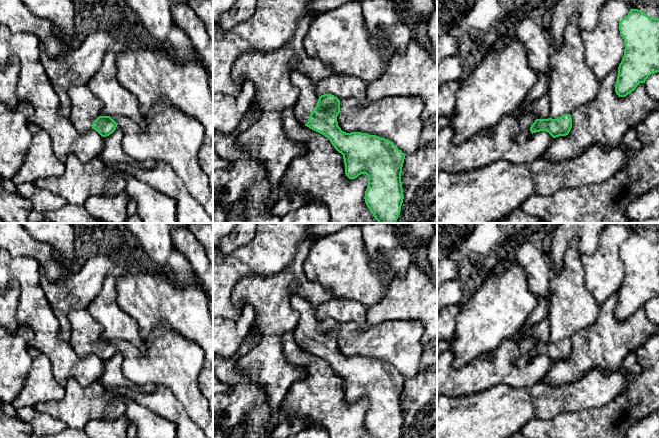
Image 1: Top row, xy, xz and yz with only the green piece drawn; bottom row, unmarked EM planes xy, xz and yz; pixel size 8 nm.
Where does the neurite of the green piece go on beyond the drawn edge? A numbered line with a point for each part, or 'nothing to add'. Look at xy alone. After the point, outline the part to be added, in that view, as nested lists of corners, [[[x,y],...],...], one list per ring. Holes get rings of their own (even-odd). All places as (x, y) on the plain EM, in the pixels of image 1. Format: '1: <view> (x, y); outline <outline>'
1: xy (85, 331); outline [[[87,309],[73,310],[68,313],[71,325],[69,343],[75,353],[84,358],[92,353],[93,346],[101,339],[102,326],[92,317]]]

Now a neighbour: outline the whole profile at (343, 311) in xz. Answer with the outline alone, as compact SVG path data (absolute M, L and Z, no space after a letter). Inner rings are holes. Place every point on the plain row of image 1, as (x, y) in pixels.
M331 298L316 308L318 320L332 318L339 324L354 324L361 330L366 330L367 307L358 302L342 298Z

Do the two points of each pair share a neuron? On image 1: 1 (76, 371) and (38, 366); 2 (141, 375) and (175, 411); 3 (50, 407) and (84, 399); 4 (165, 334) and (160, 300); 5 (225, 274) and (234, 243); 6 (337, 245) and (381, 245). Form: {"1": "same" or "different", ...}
{"1": "different", "2": "different", "3": "same", "4": "different", "5": "different", "6": "different"}

